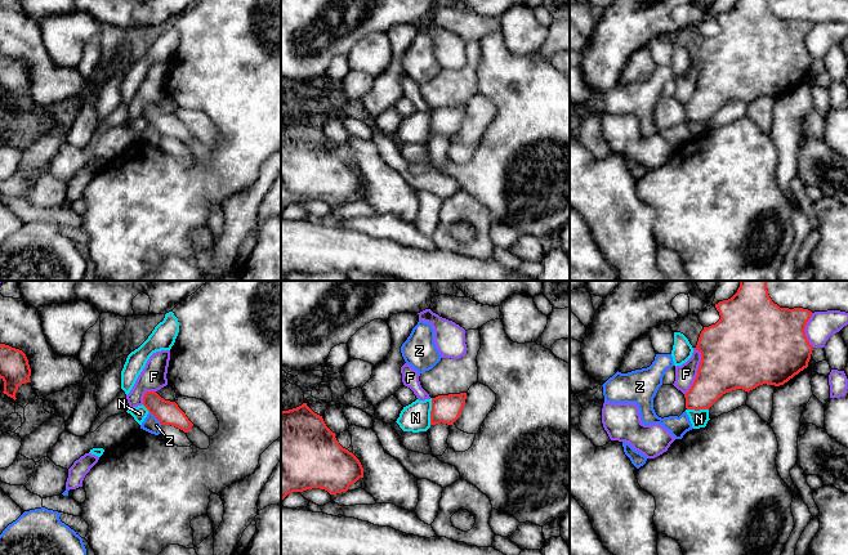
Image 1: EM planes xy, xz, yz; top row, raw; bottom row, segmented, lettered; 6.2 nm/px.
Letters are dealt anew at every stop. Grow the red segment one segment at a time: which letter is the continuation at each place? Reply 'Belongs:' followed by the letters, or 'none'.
Belongs: none

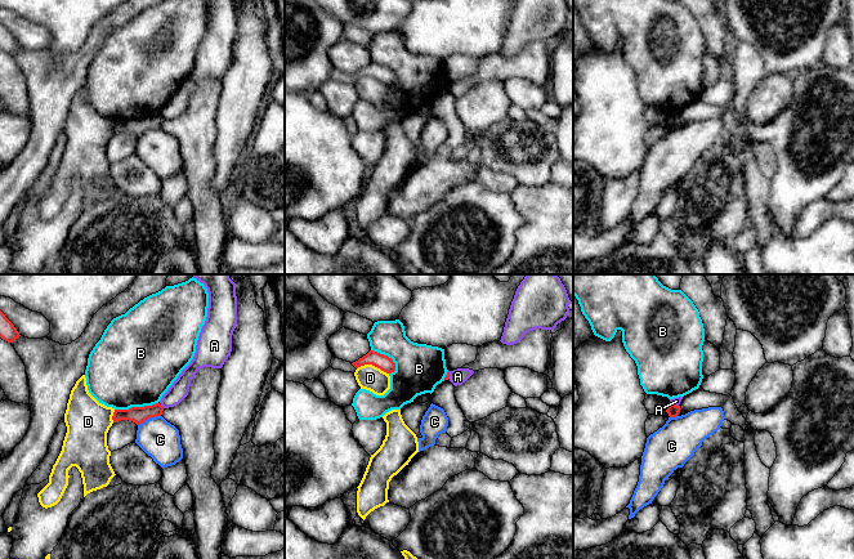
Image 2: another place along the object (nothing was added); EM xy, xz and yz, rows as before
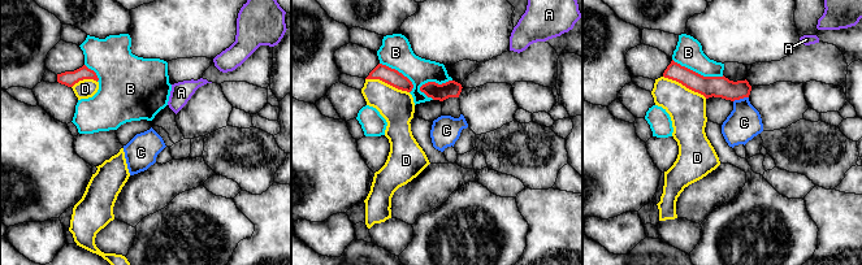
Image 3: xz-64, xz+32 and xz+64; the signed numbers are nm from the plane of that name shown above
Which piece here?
Belongs: none

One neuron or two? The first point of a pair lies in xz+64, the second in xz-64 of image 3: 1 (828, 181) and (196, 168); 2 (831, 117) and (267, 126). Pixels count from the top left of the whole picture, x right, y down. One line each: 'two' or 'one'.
1: two
2: one

